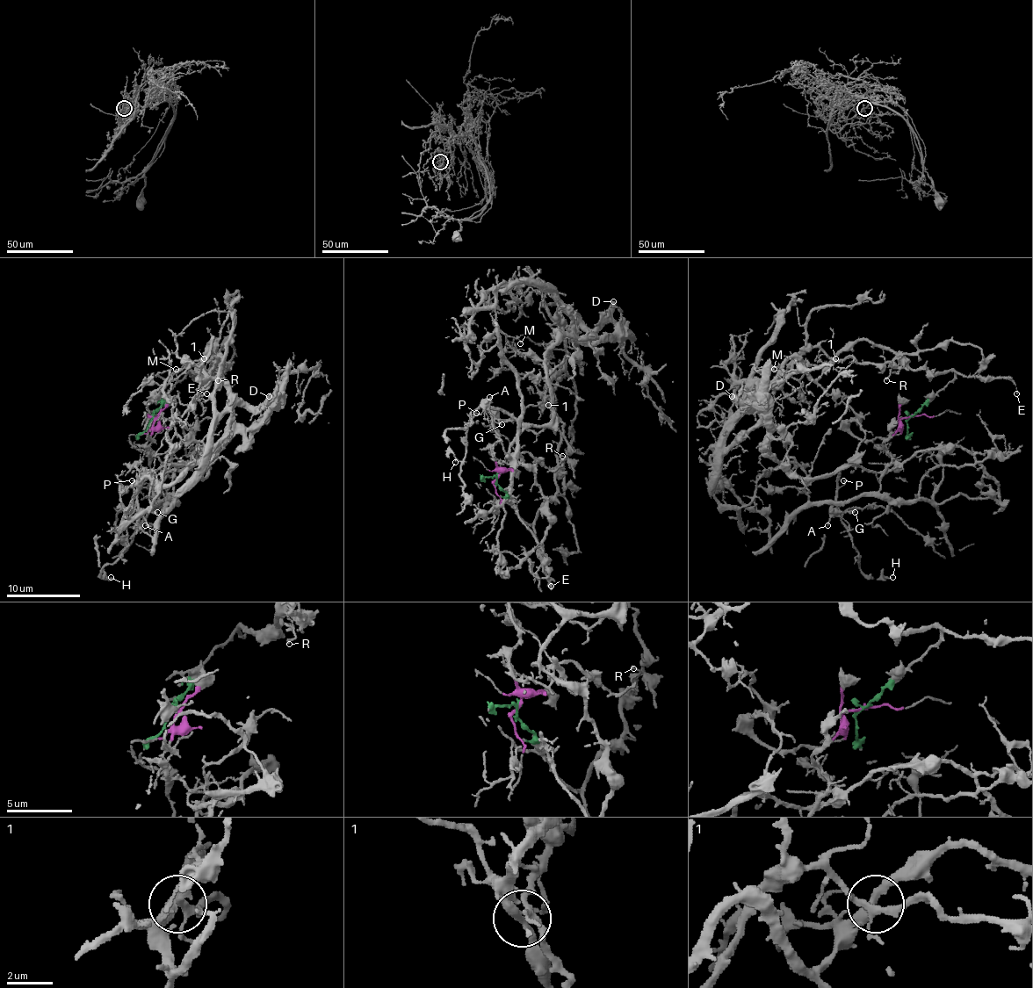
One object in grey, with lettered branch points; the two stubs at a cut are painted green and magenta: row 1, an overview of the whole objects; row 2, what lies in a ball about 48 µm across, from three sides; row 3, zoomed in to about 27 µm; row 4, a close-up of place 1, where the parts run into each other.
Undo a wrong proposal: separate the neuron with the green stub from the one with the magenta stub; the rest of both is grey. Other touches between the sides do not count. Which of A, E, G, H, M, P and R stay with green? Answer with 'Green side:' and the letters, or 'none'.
Green side: E, M, R

